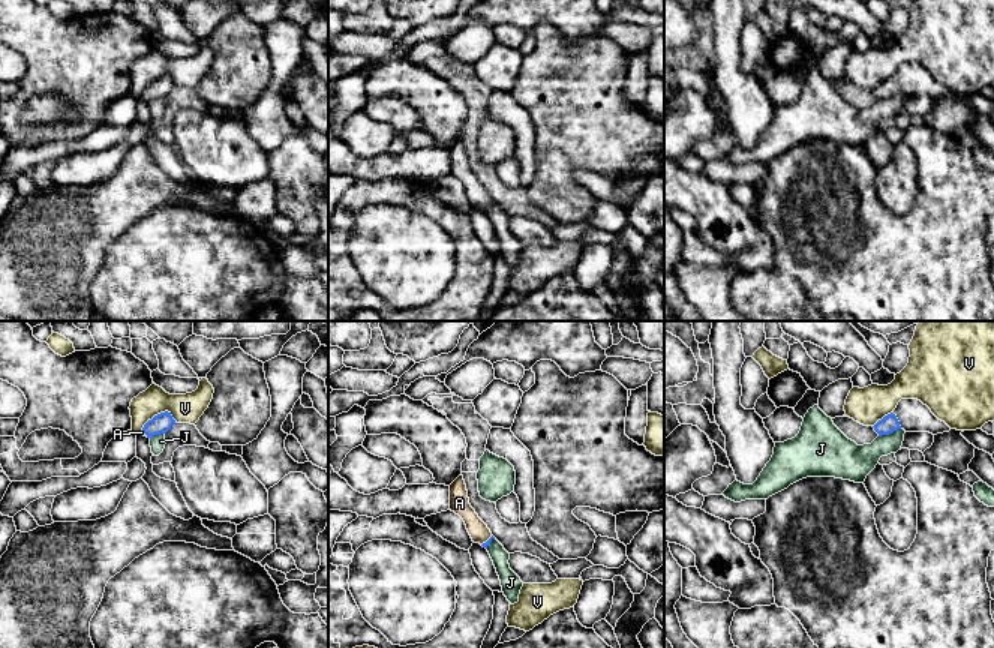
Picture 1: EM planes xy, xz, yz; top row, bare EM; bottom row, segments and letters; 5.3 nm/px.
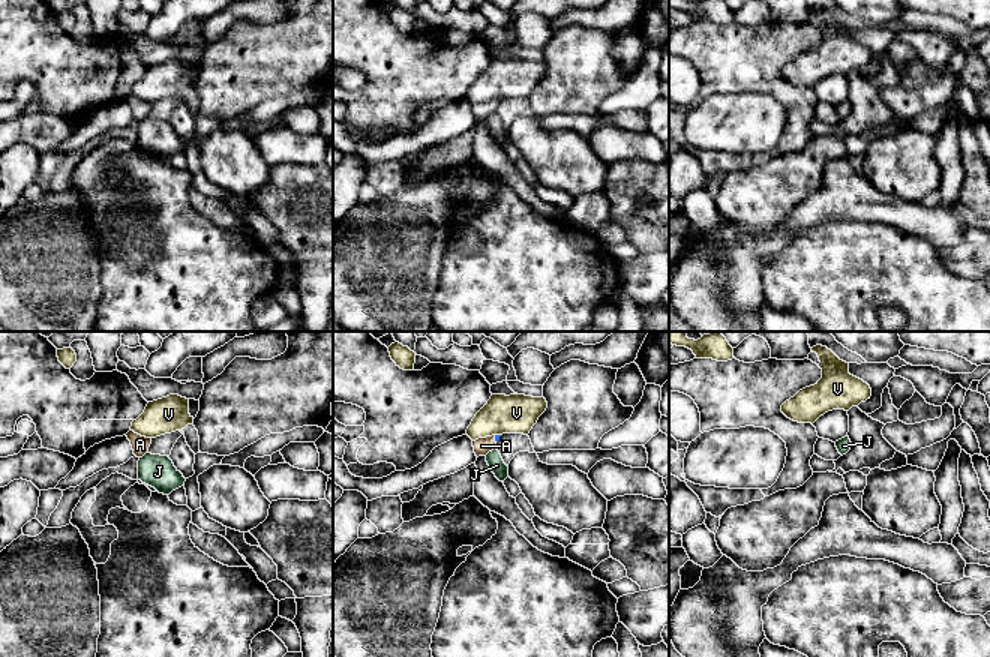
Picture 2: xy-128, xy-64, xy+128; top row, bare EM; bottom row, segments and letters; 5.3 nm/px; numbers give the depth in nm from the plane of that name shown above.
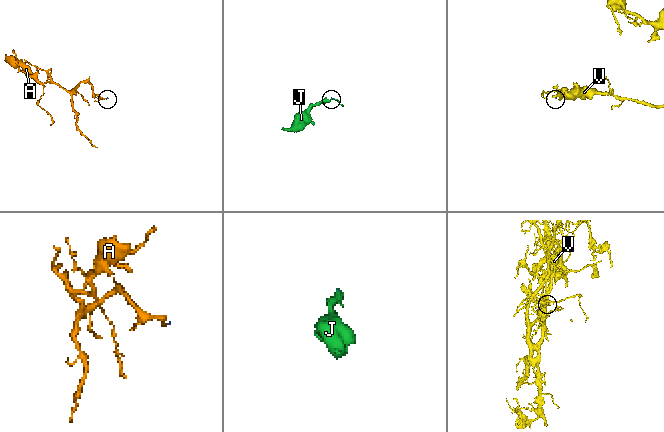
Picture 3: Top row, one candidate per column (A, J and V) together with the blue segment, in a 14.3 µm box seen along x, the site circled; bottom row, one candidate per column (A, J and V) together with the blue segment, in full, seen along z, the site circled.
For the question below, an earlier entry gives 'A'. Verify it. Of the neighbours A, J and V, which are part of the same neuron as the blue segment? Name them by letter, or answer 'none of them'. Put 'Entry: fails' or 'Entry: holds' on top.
Entry: holds
A

